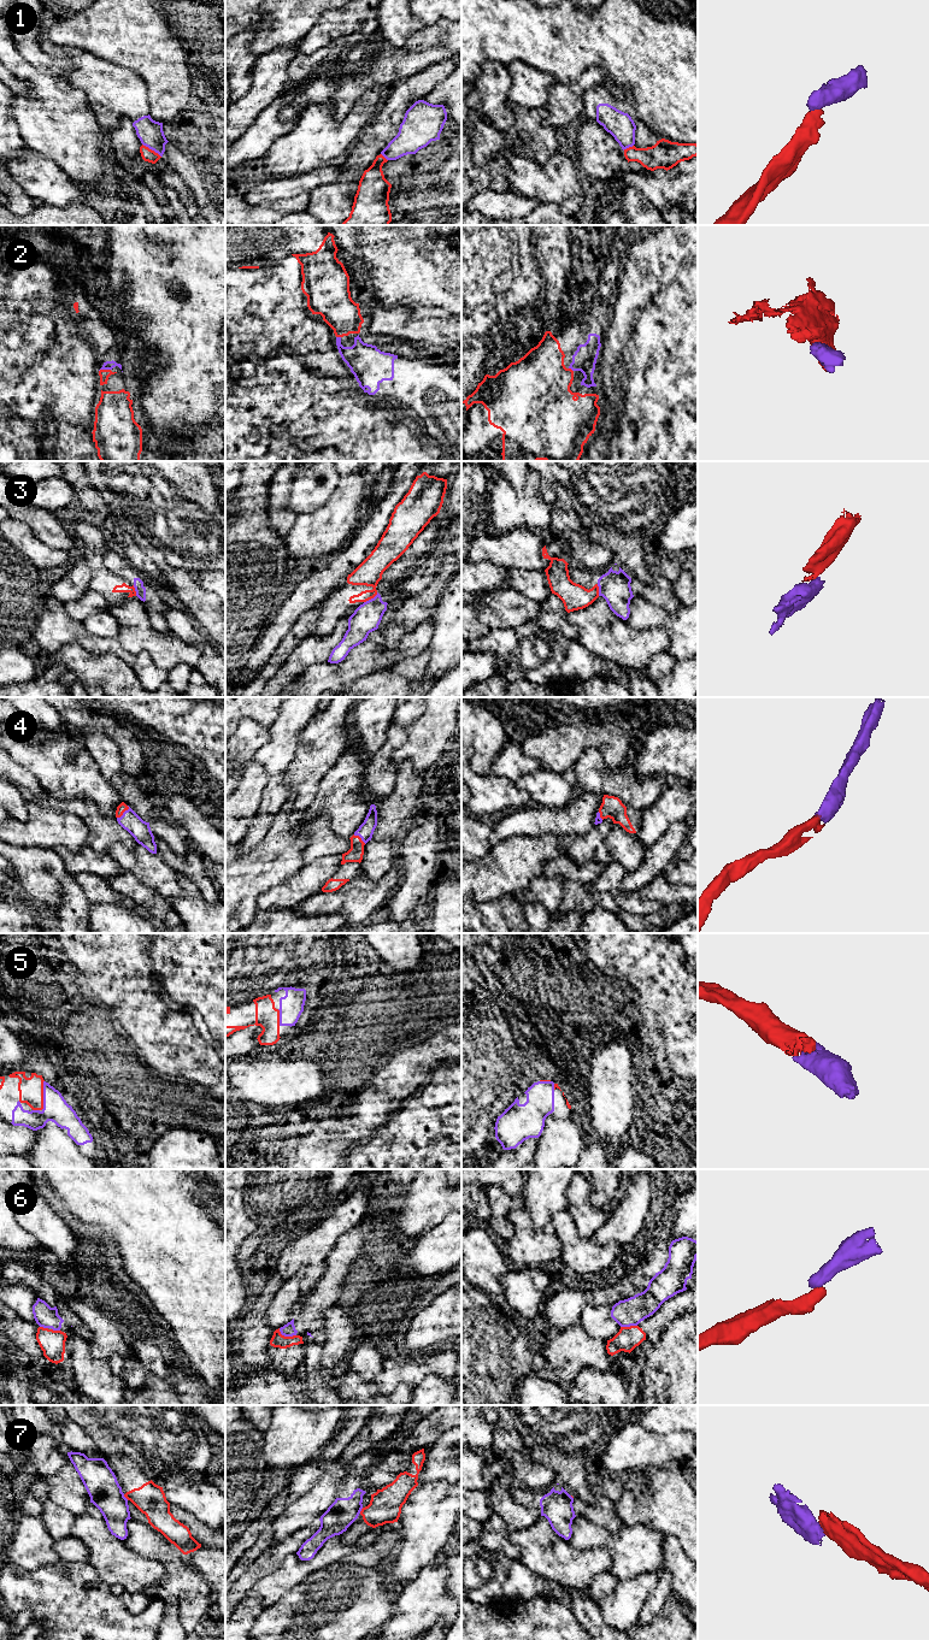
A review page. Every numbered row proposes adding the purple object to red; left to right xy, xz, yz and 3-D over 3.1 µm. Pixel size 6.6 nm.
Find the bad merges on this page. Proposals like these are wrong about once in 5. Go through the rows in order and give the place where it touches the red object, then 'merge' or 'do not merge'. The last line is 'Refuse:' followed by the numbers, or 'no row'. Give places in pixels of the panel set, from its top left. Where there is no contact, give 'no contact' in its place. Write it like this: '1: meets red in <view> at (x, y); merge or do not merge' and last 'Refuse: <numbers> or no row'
1: meets red in xy at (151, 149); do not merge
2: meets red in xy at (104, 370); merge
3: meets red in xz at (370, 599); do not merge
4: meets red in xy at (123, 812); merge
5: meets red in xy at (42, 1095); merge
6: meets red in xz at (286, 1337); do not merge
7: meets red in xy at (125, 1497); do not merge
Refuse: 1, 3, 6, 7

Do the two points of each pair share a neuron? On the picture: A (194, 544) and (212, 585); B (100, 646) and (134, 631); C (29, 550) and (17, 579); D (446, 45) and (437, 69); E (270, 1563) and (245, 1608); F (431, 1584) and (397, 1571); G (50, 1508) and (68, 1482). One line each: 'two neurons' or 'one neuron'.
A: two neurons
B: two neurons
C: two neurons
D: two neurons
E: two neurons
F: two neurons
G: two neurons

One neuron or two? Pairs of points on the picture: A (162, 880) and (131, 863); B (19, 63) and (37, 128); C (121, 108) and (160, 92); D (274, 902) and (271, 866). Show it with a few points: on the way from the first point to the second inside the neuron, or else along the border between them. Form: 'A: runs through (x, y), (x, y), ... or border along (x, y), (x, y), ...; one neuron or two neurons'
A: runs through (154, 873), (142, 863), (139, 863); one neuron
B: runs through (34, 78), (45, 89), (45, 112); one neuron
C: border along (135, 72), (146, 86), (150, 113); two neurons
D: border along (297, 873), (264, 891), (258, 897), (256, 908); two neurons

